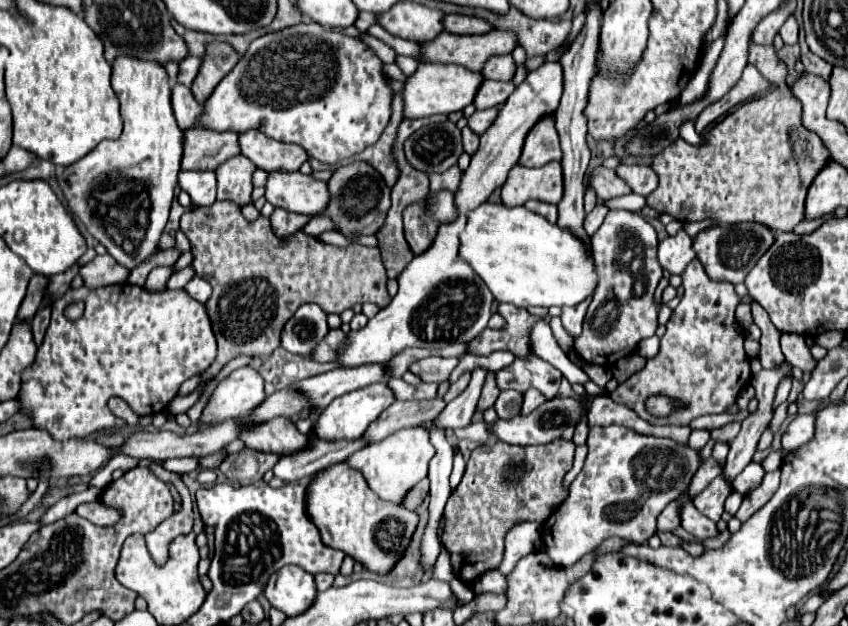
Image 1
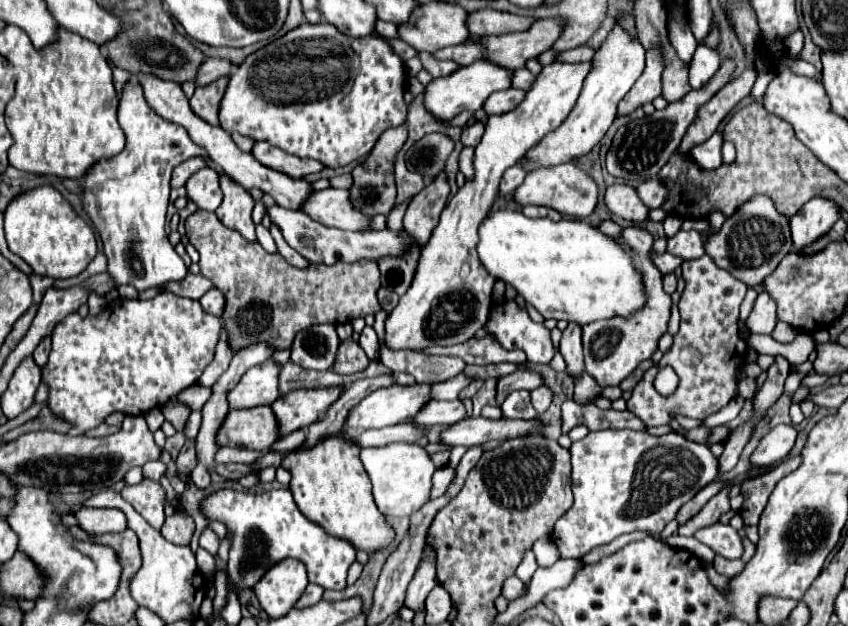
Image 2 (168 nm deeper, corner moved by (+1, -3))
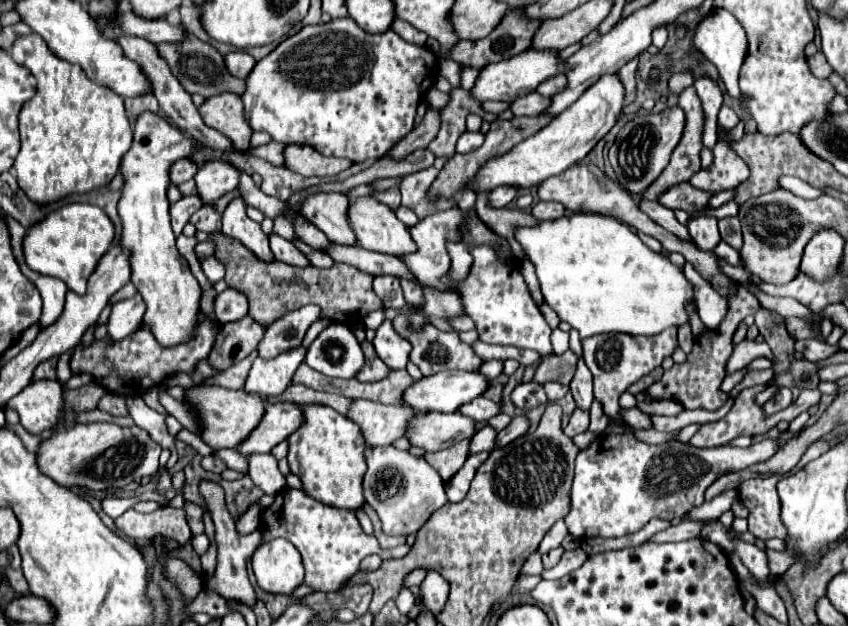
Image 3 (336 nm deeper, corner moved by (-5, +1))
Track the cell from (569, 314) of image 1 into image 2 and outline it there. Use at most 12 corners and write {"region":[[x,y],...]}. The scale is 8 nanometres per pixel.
{"region":[[567,324],[559,352],[571,374],[583,372],[581,326]]}

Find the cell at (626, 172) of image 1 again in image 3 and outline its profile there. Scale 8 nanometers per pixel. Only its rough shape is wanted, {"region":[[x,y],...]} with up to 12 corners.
{"region":[[689,182],[663,192],[659,202],[687,214],[709,208],[709,192]]}

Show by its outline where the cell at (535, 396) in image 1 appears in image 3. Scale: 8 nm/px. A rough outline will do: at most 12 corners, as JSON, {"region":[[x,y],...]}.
{"region":[[547,382],[549,402],[561,400],[569,392],[569,386],[559,382]]}

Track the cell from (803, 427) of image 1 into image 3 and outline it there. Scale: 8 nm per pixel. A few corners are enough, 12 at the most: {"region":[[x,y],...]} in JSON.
{"region":[[599,436],[577,456],[575,538],[681,520],[715,478],[769,460],[749,448]]}

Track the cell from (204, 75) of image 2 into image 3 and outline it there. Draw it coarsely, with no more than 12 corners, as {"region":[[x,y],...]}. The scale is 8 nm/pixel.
{"region":[[247,52],[225,56],[227,70],[237,78],[247,78],[257,64]]}

